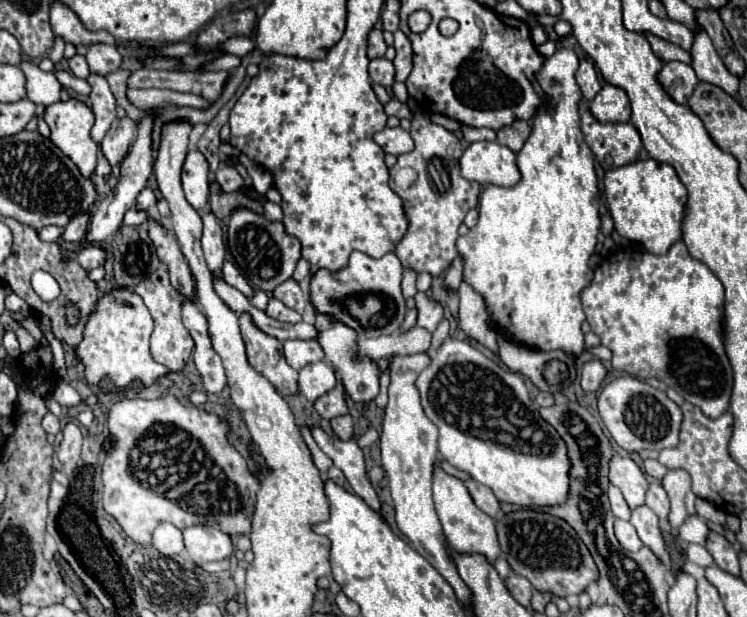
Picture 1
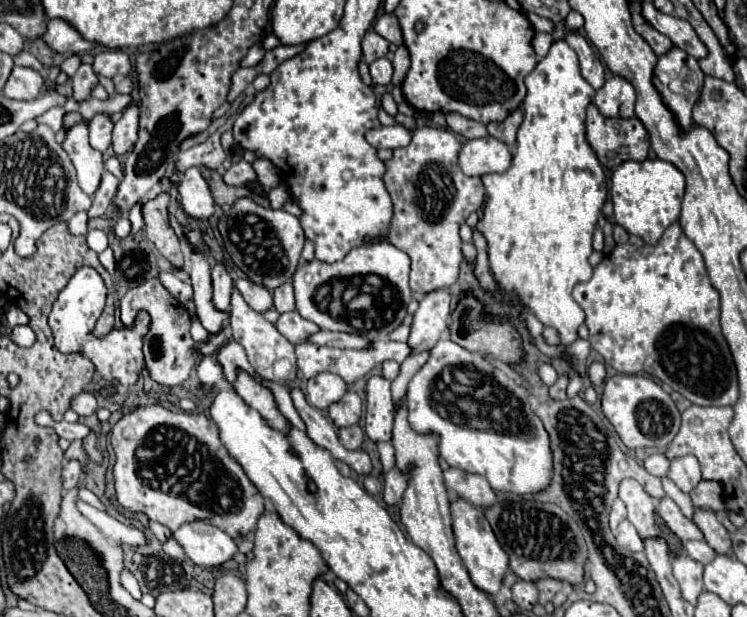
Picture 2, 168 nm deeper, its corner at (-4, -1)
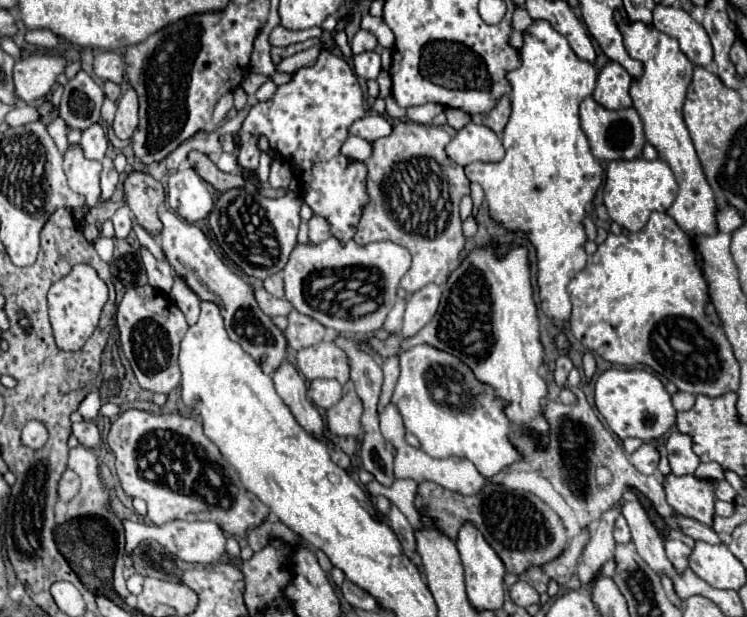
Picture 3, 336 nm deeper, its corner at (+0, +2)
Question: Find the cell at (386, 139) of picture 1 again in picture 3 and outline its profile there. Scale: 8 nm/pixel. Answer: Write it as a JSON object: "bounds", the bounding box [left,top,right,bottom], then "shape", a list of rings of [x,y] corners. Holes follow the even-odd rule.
{"bounds":[349,114,391,142],"shape":[[[367,114],[365,118],[355,120],[355,122],[351,124],[349,134],[361,136],[361,138],[365,138],[367,142],[373,142],[373,140],[377,140],[377,138],[389,136],[389,134],[391,134],[391,124],[389,124],[383,116]]]}

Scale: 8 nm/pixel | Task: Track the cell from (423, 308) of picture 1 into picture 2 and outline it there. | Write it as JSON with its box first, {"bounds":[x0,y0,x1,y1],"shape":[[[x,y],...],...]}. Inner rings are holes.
{"bounds":[409,289,451,353],"shape":[[[445,289],[431,291],[421,299],[419,309],[413,315],[409,335],[409,345],[413,353],[431,349],[439,341],[441,333],[447,329],[449,315],[451,315],[451,297]]]}

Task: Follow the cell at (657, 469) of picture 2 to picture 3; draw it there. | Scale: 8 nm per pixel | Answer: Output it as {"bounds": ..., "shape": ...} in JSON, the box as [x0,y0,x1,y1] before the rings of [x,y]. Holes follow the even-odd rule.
{"bounds":[629,444,659,474],"shape":[[[641,444],[631,456],[629,456],[631,464],[643,472],[643,474],[653,474],[657,470],[659,464],[659,452],[655,450],[655,446],[651,444]]]}

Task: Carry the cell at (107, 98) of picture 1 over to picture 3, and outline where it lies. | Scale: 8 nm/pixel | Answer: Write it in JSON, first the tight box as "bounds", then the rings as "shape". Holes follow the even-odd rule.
{"bounds":[81,124,109,160],"shape":[[[93,124],[91,128],[87,128],[87,130],[83,132],[81,148],[83,148],[83,154],[85,154],[89,160],[103,160],[107,146],[109,146],[107,134],[105,134],[105,130],[103,130],[99,124]]]}

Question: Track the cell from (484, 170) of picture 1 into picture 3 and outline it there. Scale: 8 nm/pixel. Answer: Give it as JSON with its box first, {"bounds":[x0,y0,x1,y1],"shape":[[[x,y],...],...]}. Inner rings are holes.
{"bounds":[445,122,503,166],"shape":[[[469,122],[461,130],[457,130],[457,134],[447,144],[445,152],[453,162],[467,166],[477,160],[481,162],[501,160],[503,144],[501,138],[495,132],[491,132],[491,128]]]}

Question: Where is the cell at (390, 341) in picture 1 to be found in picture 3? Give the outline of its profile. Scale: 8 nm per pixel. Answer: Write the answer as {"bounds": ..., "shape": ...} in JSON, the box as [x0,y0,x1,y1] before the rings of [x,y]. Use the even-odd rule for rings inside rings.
{"bounds":[297,342,349,384],"shape":[[[319,342],[297,352],[297,366],[307,380],[333,378],[345,384],[349,380],[347,356],[333,342]]]}

